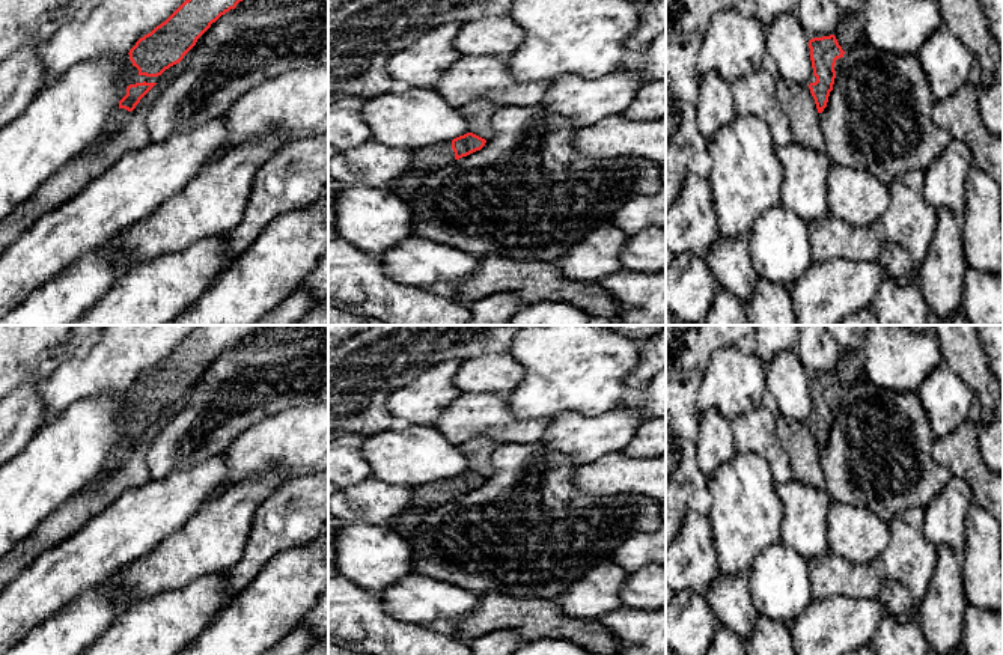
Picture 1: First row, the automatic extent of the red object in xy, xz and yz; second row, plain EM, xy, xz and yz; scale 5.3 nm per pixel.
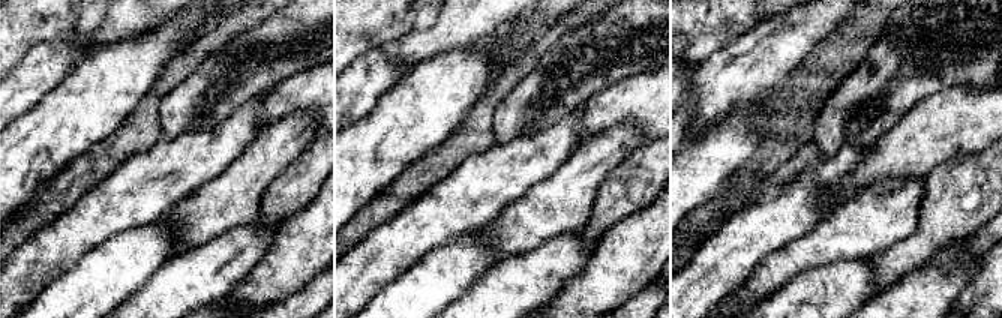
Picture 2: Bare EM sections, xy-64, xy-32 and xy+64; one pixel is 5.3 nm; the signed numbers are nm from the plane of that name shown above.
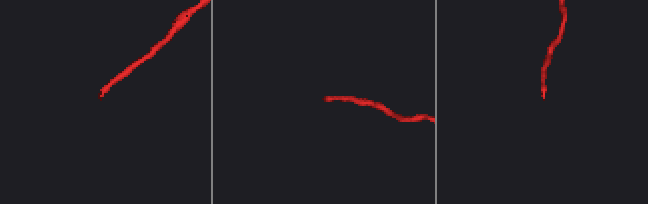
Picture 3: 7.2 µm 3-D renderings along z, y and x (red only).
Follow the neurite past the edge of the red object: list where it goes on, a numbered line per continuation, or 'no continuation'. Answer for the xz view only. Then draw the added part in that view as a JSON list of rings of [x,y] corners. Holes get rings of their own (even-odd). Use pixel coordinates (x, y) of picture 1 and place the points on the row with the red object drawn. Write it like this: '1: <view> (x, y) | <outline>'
1: xz (442, 154) | [[[440,142],[437,145],[414,151],[411,169],[431,172],[452,163],[455,163],[452,142]]]

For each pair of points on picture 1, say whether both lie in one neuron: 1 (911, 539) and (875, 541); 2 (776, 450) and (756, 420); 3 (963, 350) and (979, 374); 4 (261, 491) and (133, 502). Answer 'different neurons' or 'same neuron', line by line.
1: different neurons
2: same neuron
3: same neuron
4: different neurons

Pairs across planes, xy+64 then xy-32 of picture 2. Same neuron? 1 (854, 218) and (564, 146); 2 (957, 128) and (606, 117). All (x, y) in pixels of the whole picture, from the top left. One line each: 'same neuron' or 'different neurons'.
1: different neurons
2: same neuron

